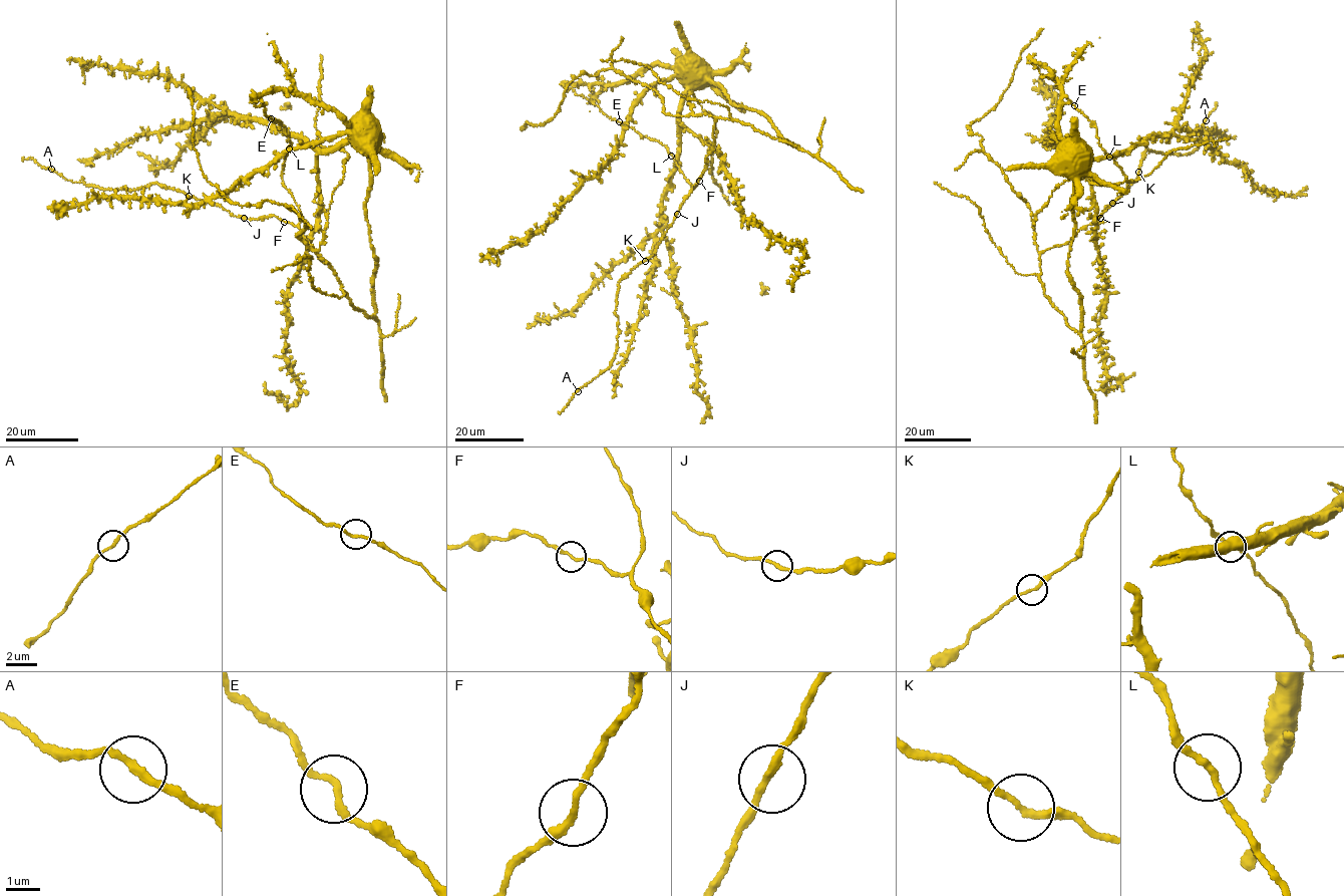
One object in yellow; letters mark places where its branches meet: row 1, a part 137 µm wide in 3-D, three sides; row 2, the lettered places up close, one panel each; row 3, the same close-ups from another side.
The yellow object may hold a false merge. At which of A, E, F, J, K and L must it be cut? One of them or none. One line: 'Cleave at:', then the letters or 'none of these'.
Cleave at: none of these

